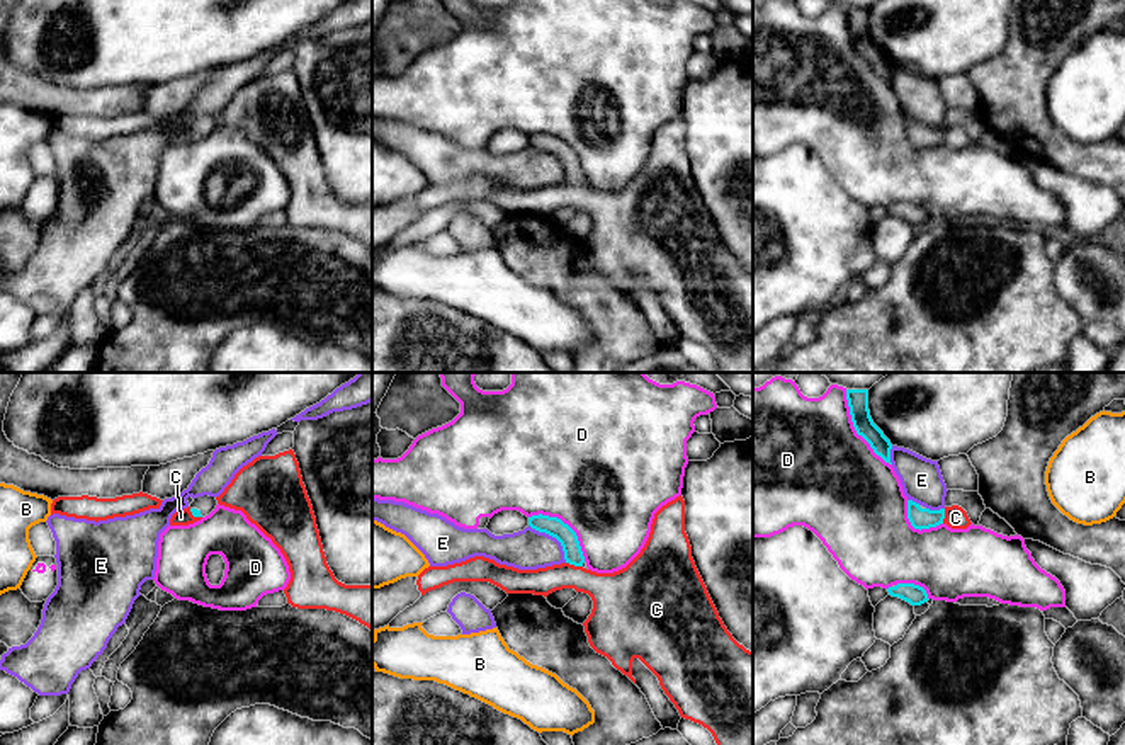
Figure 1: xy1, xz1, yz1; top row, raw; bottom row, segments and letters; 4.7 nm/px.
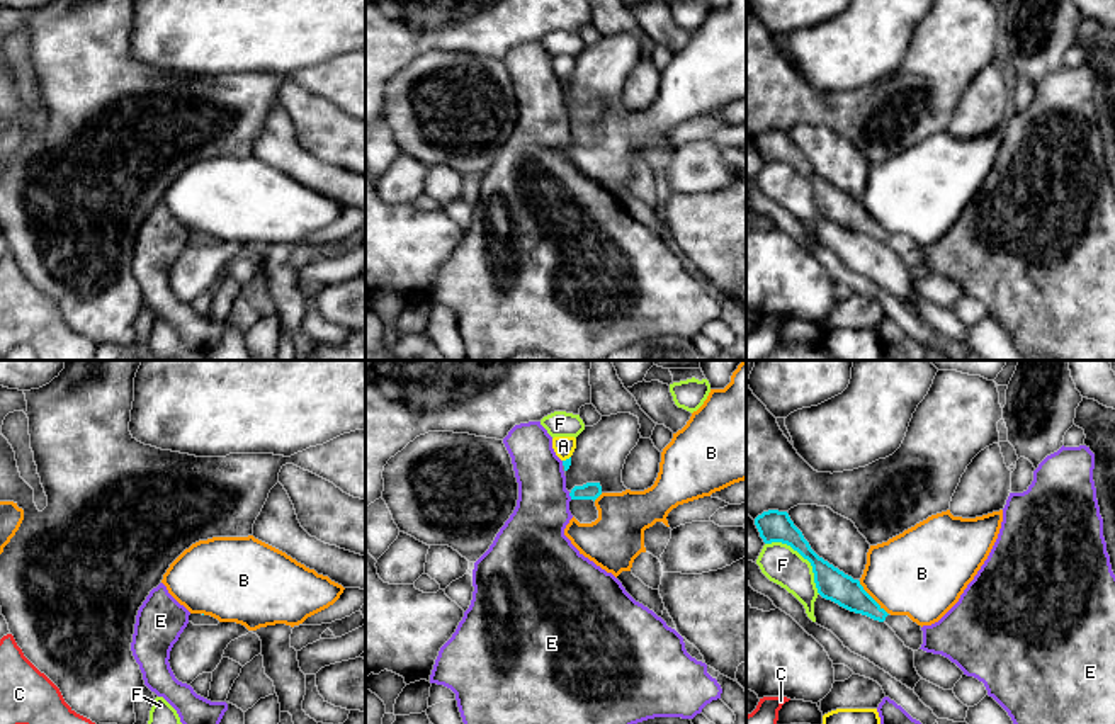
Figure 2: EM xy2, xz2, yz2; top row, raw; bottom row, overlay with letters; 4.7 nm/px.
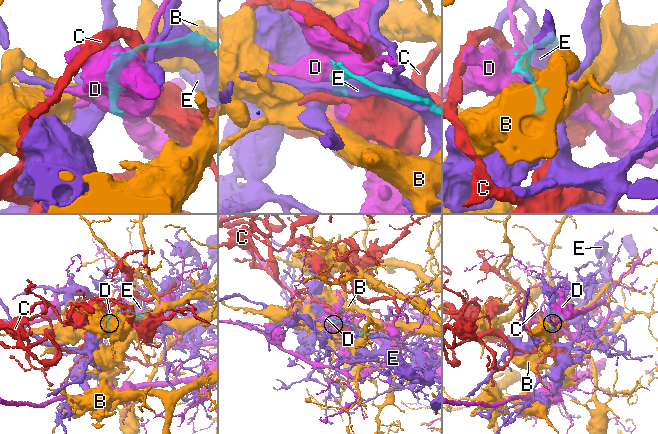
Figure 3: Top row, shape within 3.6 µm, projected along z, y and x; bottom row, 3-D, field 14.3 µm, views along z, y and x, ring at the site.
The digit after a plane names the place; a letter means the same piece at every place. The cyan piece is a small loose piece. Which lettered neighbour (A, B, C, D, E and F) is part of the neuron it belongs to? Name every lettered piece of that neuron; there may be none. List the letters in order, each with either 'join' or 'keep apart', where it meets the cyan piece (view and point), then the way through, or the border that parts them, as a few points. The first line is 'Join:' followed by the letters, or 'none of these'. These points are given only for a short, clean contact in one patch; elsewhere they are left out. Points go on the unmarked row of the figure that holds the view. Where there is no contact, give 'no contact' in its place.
Join: none of these
A: keep apart | xz2 (566, 79)
B: keep apart | yz2 (872, 218)
C: keep apart | xz1 (575, 184) | along xz1 (566, 181), (582, 186)
D: keep apart | yz1 (855, 48)
E: keep apart | xz1 (554, 155)
F: keep apart | yz2 (803, 175)

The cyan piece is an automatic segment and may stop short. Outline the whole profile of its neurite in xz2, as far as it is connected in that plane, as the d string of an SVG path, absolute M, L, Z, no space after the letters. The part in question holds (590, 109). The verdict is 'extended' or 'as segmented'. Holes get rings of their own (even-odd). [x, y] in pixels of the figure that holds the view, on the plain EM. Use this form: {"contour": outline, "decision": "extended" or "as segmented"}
{"contour": "M600 102L574 105L569 112L569 131L580 143L591 143L598 138L595 119L602 114Z", "decision": "extended"}

